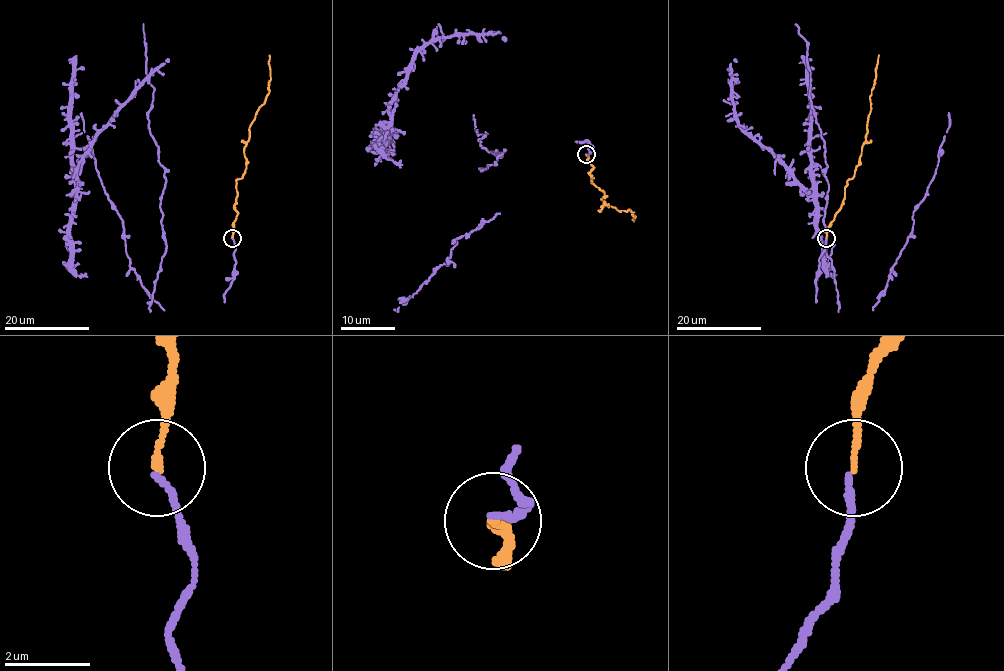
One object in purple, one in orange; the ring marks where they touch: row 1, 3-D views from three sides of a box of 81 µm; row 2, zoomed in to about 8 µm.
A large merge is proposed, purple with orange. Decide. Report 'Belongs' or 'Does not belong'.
Belongs

